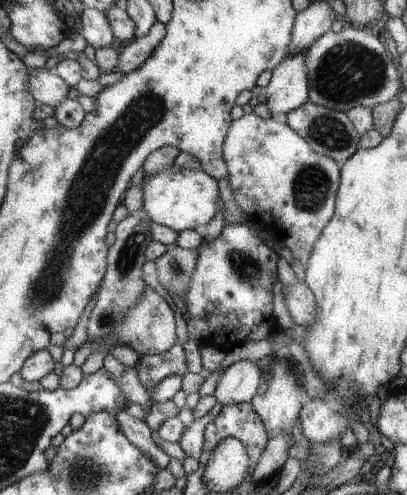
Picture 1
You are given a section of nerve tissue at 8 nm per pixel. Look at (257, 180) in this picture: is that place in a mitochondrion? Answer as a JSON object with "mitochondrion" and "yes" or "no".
{"mitochondrion":"no"}

